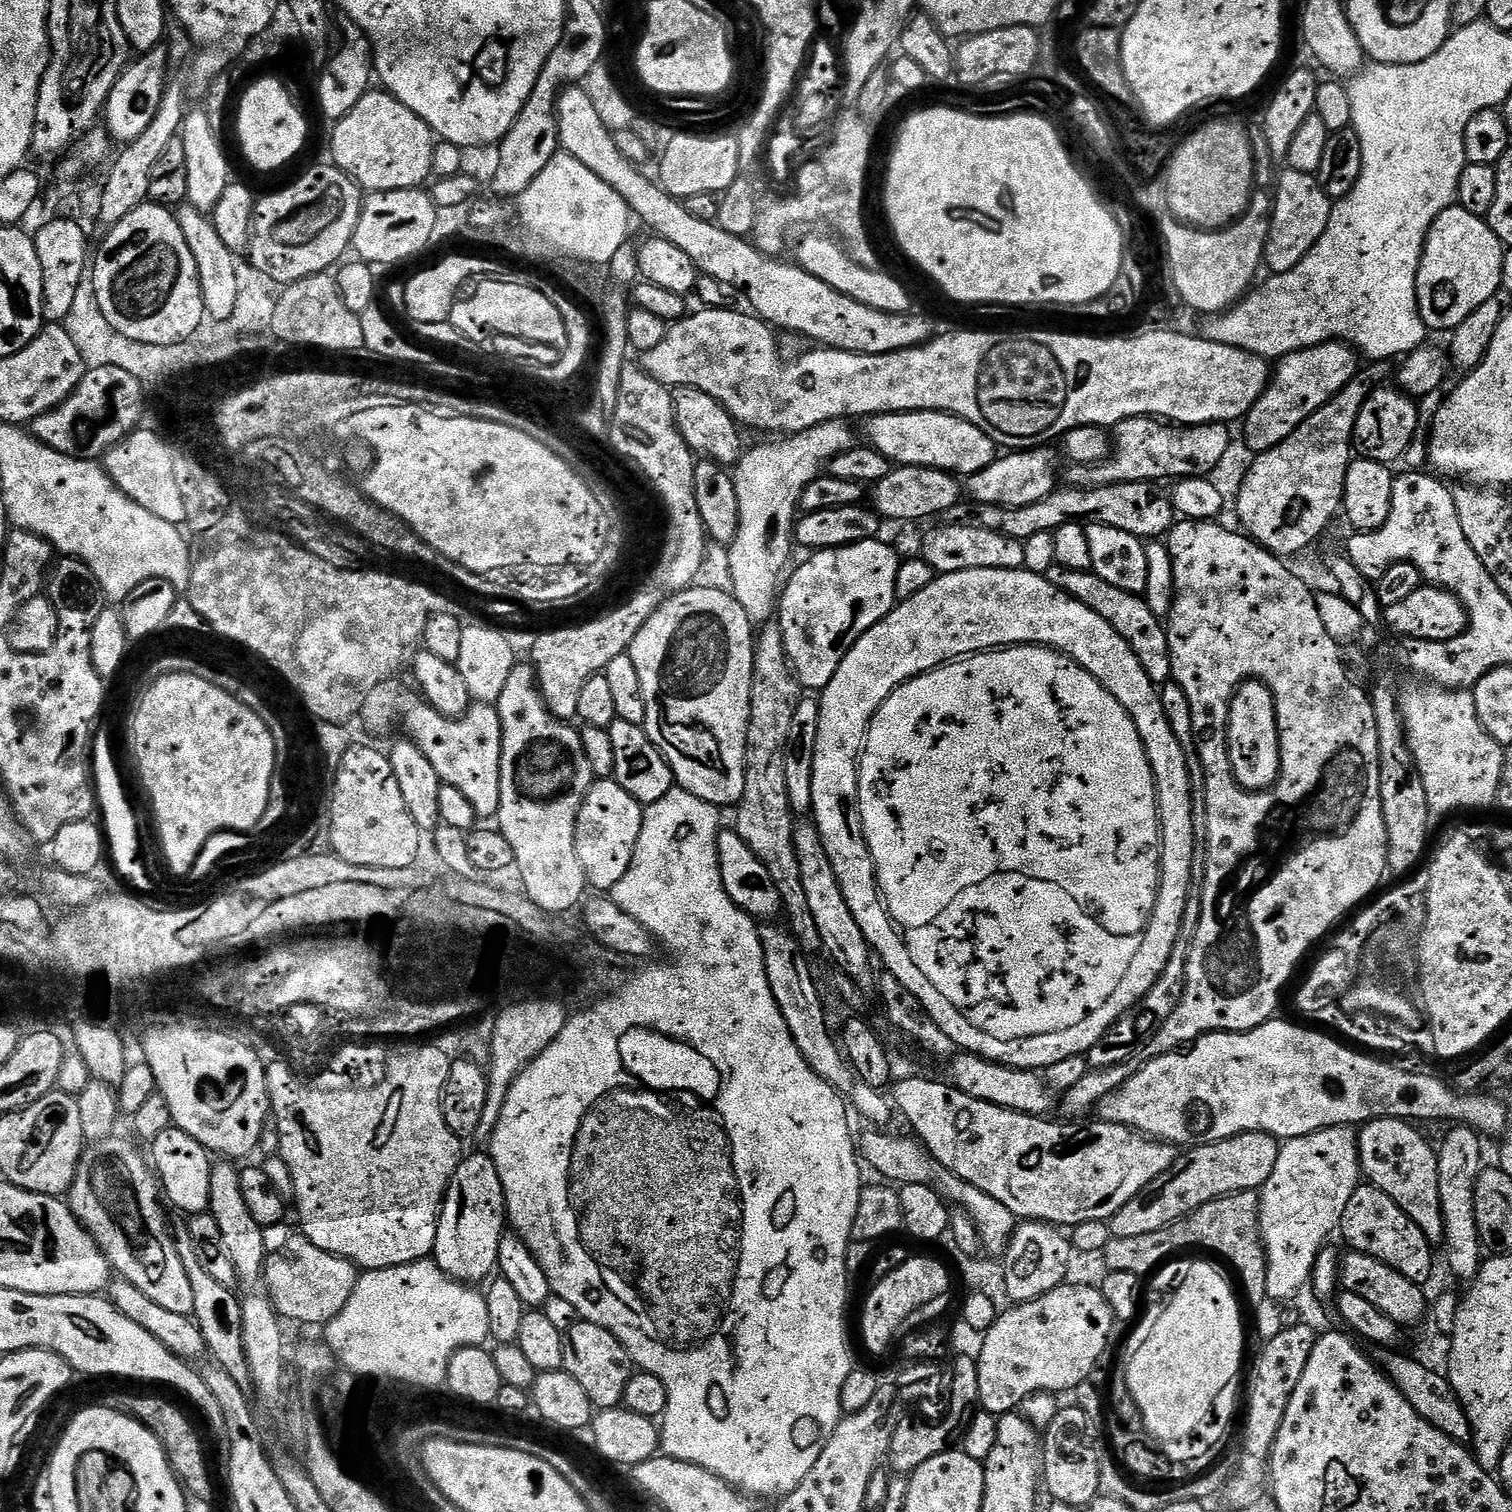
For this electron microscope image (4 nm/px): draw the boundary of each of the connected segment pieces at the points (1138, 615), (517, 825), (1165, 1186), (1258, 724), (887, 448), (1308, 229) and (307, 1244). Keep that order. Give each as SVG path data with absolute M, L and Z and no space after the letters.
M1054 563L1052 568L1046 573L1049 582L1058 590L1062 590L1068 596L1073 596L1082 606L1086 606L1098 618L1106 618L1118 634L1134 650L1138 662L1142 662L1142 670L1146 670L1146 675L1150 677L1150 682L1157 686L1163 686L1172 680L1172 659L1170 658L1170 646L1168 645L1168 630L1165 621L1150 610L1150 606L1144 600L1143 595L1126 590L1118 590L1118 586L1110 586L1102 578L1098 578L1096 573L1082 569L1068 569L1062 565Z
M518 666L510 674L510 678L506 678L506 687L502 689L498 701L498 711L500 713L500 725L502 726L502 758L500 759L500 781L502 782L502 798L500 799L500 811L498 813L499 832L506 838L506 842L510 842L510 850L514 850L515 869L520 874L522 890L526 896L543 912L552 915L563 915L567 911L576 907L583 899L584 890L588 888L585 878L585 872L582 870L581 862L578 861L578 850L576 849L576 819L580 813L582 802L586 798L586 794L592 789L594 777L592 775L592 767L590 766L590 758L586 758L586 746L582 746L582 738L579 731L573 727L571 723L563 720L557 720L548 707L544 705L544 701L537 690L536 674L531 667Z
M1244 1132L1229 1140L1200 1142L1189 1147L1185 1154L1177 1155L1175 1162L1146 1187L1122 1210L1107 1221L1109 1233L1118 1238L1138 1238L1138 1234L1150 1234L1175 1220L1181 1220L1194 1210L1206 1206L1206 1202L1232 1192L1251 1192L1263 1188L1266 1178L1274 1174L1274 1162L1278 1162L1281 1141L1265 1132Z
M1245 680L1228 706L1228 757L1235 780L1248 791L1265 791L1280 774L1279 730L1273 694L1260 680Z
M886 412L871 417L867 424L867 443L896 466L941 468L967 478L998 459L998 446L988 435L949 412Z
M1283 169L1273 197L1268 242L1264 247L1264 264L1271 275L1289 272L1316 244L1329 221L1332 201L1322 190L1319 179L1311 173Z
M295 1234L277 1252L274 1250L267 1253L267 1260L264 1262L262 1288L267 1297L272 1301L272 1305L277 1315L285 1321L297 1320L300 1324L320 1324L327 1325L329 1320L333 1320L350 1302L350 1294L354 1294L354 1286L358 1279L358 1269L350 1260L344 1260L340 1256L330 1254L314 1242L307 1240L303 1234Z

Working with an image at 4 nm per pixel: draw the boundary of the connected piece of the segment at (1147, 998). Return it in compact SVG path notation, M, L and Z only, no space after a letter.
M1179 929L1178 938L1170 950L1166 966L1162 974L1158 974L1158 982L1150 986L1148 993L1134 1006L1130 1006L1130 1010L1126 1010L1126 1014L1122 1014L1122 1018L1118 1018L1114 1026L1110 1026L1110 1030L1106 1030L1106 1034L1102 1034L1102 1038L1098 1038L1098 1042L1090 1046L1086 1055L1066 1058L1063 1062L1054 1062L1054 1066L1043 1069L1043 1078L1053 1093L1063 1094L1066 1090L1070 1090L1070 1086L1076 1085L1081 1078L1086 1078L1090 1069L1109 1068L1126 1062L1142 1046L1151 1042L1153 1034L1162 1030L1162 1026L1166 1026L1170 1014L1174 1014L1174 1010L1178 1010L1178 1002L1182 1002L1188 955L1193 942L1194 936L1188 936L1188 932Z

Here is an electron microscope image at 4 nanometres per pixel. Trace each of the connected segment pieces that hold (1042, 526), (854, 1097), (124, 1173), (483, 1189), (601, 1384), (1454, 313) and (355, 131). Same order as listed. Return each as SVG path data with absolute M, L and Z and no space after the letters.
M1153 481L1138 483L1105 484L1098 488L1078 489L1074 486L1058 488L1036 503L1020 508L1004 508L990 503L961 500L941 513L941 521L947 524L962 524L989 529L1001 535L1014 537L1025 542L1034 534L1056 531L1067 522L1083 524L1104 524L1117 527L1143 540L1163 537L1175 523L1175 509L1171 499L1161 490L1161 485Z
M780 922L765 923L760 928L760 941L770 990L778 1002L782 1018L786 1018L786 1026L802 1058L806 1058L814 1074L818 1074L834 1091L840 1093L855 1115L857 1112L862 1119L869 1120L872 1123L869 1125L884 1126L892 1112L894 1116L893 1105L881 1089L862 1082L858 1070L854 1070L854 1066L844 1055L837 1037L826 1026L822 992L816 989L816 980L812 977L811 966L808 965L809 957L802 951L799 941Z
M113 1134L105 1140L99 1140L85 1147L84 1153L80 1155L72 1190L66 1196L67 1203L80 1225L94 1238L94 1242L100 1247L100 1253L107 1258L111 1271L119 1279L129 1280L134 1286L138 1286L138 1290L142 1290L146 1298L158 1302L158 1306L174 1314L192 1316L194 1289L190 1286L186 1268L182 1266L182 1258L178 1258L175 1235L171 1231L164 1232L165 1205L162 1203L159 1179L150 1167L145 1153L143 1156L135 1148L137 1145L129 1140L123 1140L120 1134Z
M487 1151L465 1155L444 1191L431 1259L450 1279L462 1284L476 1286L479 1280L487 1281L498 1268L499 1242L506 1233L507 1214L502 1178L498 1178L491 1155Z
M581 1319L564 1337L563 1371L575 1378L582 1390L586 1390L586 1398L590 1398L593 1409L603 1410L623 1405L626 1382L630 1382L634 1365L622 1342L618 1342L610 1330Z
M1453 206L1442 210L1424 240L1424 253L1416 279L1416 297L1422 322L1430 330L1447 333L1458 327L1486 298L1502 288L1502 262L1506 248L1483 216Z
M369 90L364 97L342 119L335 121L332 132L332 157L331 163L340 168L352 180L360 185L365 193L393 192L394 190L406 190L407 188L420 188L423 180L427 181L433 175L434 133L432 127L414 110L402 106L398 98L394 98L386 90Z

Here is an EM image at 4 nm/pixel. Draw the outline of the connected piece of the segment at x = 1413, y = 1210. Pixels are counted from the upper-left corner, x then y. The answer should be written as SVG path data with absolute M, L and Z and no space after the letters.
M1369 1120L1358 1132L1360 1171L1367 1183L1394 1198L1418 1222L1418 1230L1430 1243L1440 1246L1444 1242L1444 1215L1438 1194L1438 1152L1416 1128L1407 1120Z

